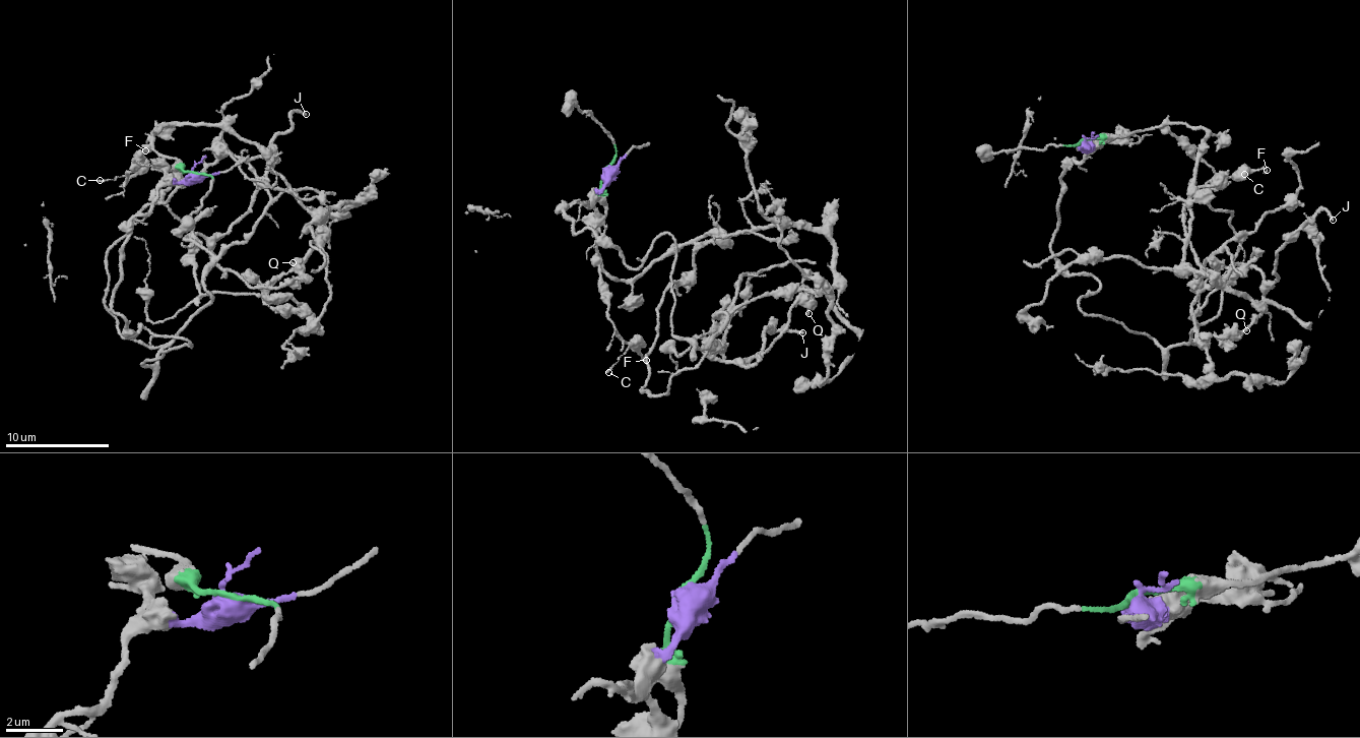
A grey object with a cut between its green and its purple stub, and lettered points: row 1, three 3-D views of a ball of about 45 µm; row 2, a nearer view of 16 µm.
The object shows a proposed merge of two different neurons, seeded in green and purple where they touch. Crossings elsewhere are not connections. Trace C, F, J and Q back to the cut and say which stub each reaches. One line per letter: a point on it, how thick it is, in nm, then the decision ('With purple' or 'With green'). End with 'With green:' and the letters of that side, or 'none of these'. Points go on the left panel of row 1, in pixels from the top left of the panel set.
C: Place: (100, 180). Thickness 150 nm. With green
F: Place: (145, 150). Thickness 200 nm. With green
J: Place: (306, 114). Thickness 240 nm. With purple
Q: Place: (293, 262). Thickness 240 nm. With purple
With green: C, F

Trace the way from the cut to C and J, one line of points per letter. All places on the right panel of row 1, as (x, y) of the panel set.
C: (1082, 141), (1162, 127), (1214, 170), (1235, 177), (1244, 175)
J: (1082, 141), (1055, 259), (1098, 283), (1084, 313), (1158, 344), (1334, 220)

